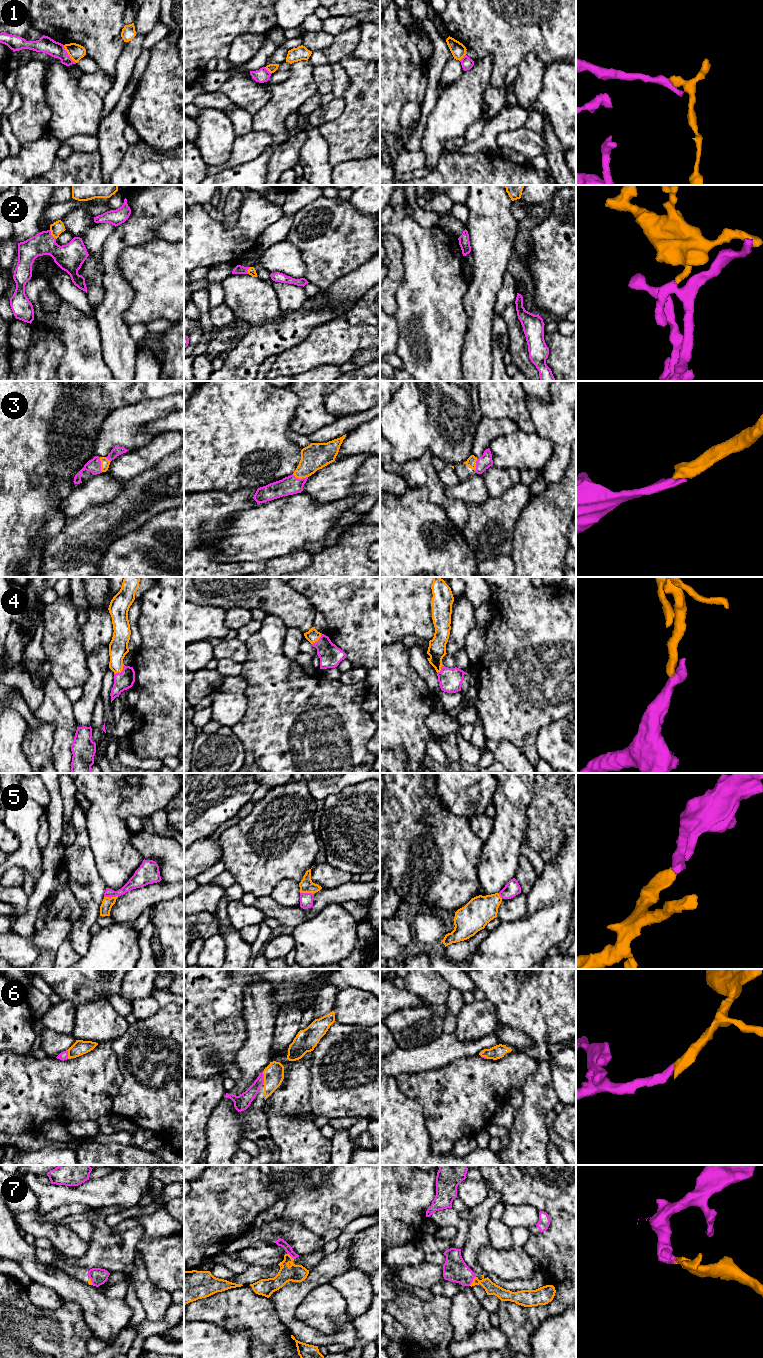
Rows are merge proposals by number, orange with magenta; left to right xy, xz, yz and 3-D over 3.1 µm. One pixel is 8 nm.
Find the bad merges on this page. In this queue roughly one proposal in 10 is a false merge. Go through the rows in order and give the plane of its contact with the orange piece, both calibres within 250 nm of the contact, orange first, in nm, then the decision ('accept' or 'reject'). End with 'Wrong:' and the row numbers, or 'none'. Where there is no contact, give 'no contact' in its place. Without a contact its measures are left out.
1: meets orange in xy; 120 nm thick on the orange side, 140 nm on the other; reject
2: meets orange in xy; 100 nm thick on the orange side, 220 nm on the other; accept
3: meets orange in xz; 200 nm thick on the orange side, 150 nm on the other; accept
4: meets orange in xy; 160 nm thick on the orange side, 140 nm on the other; accept
5: meets orange in xy; 90 nm thick on the orange side, 110 nm on the other; accept
6: meets orange in xz; 160 nm thick on the orange side, 120 nm on the other; accept
7: meets orange in yz; 100 nm thick on the orange side, 190 nm on the other; accept
Wrong: 1

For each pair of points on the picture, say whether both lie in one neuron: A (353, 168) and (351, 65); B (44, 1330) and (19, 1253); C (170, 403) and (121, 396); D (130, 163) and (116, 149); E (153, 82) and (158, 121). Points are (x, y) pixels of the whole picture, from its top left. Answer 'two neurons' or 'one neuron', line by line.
A: two neurons
B: two neurons
C: two neurons
D: two neurons
E: one neuron

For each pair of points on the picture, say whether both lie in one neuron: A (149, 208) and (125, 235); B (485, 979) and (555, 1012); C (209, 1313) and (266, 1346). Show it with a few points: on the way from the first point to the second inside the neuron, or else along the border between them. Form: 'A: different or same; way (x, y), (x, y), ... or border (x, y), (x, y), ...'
A: same; way (145, 215), (132, 228)
B: same; way (502, 979), (523, 980), (538, 995)
C: same; way (224, 1313), (237, 1313), (255, 1331)

